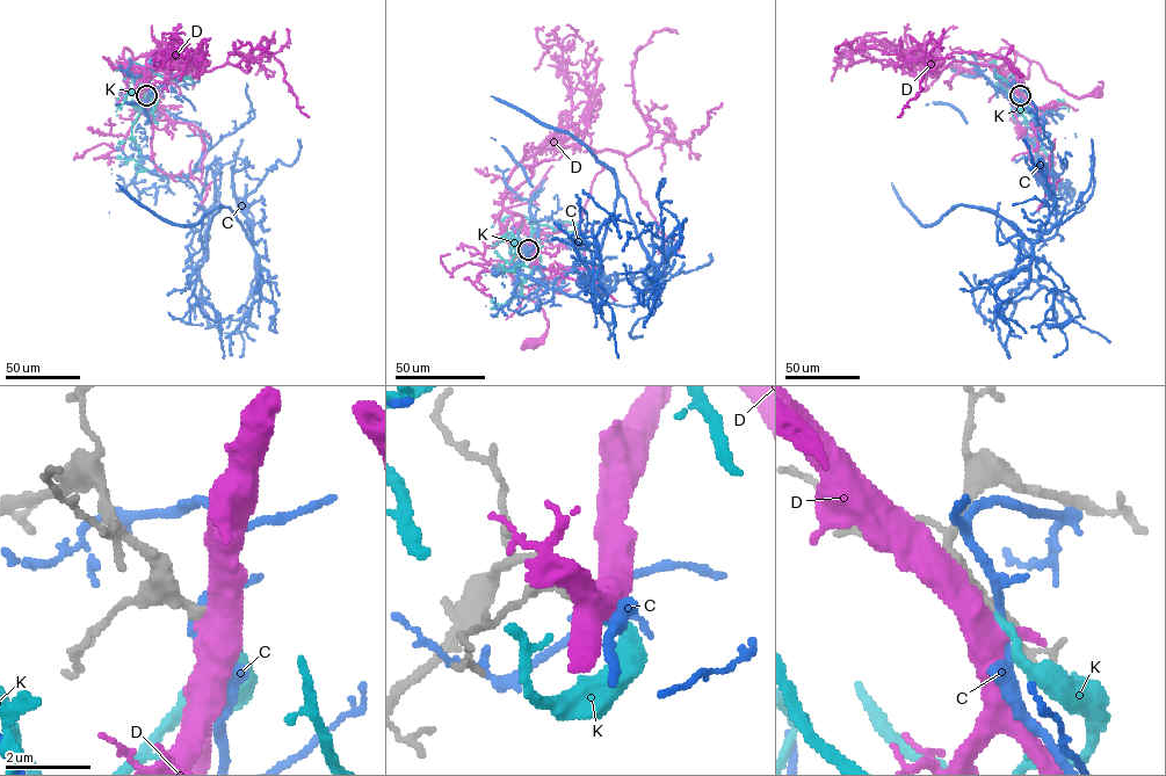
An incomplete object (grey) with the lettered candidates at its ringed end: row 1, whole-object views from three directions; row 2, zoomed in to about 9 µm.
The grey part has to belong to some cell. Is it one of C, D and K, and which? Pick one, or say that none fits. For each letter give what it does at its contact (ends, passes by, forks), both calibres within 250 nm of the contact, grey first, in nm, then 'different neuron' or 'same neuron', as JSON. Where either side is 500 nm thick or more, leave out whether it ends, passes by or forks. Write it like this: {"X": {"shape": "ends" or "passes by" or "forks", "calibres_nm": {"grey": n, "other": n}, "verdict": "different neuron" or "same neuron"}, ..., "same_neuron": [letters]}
{"C": {"shape": "passes by", "calibres_nm": {"grey": 280, "other": 200}, "verdict": "different neuron"}, "D": {"shape": "forks", "calibres_nm": {"grey": 280, "other": 440}, "verdict": "different neuron"}, "K": {"shape": "ends", "calibres_nm": {"grey": 280, "other": 200}, "verdict": "same neuron"}, "same_neuron": ["K"]}

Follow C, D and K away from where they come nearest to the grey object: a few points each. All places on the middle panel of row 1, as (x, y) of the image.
C: (527, 249), (545, 281), (603, 272), (552, 288), (576, 270), (601, 296), (621, 195), (646, 291), (710, 253)
D: (528, 249), (524, 222), (504, 209), (499, 226), (512, 280), (547, 319), (547, 332), (531, 341)
K: (528, 249), (524, 253), (518, 241), (530, 238), (537, 253), (522, 296), (522, 291), (491, 307)

